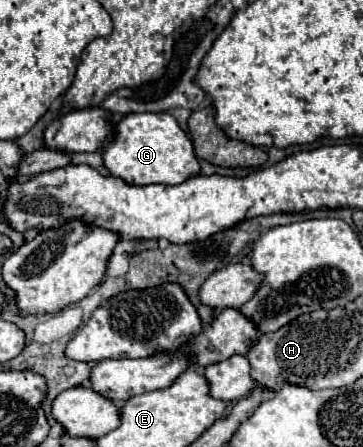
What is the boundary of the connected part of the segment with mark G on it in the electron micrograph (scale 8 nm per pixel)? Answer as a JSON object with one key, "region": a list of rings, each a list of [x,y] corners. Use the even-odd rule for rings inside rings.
{"region":[[[169,112],[127,114],[117,126],[115,136],[103,150],[105,168],[111,176],[119,176],[127,184],[181,184],[201,172],[193,152],[191,138],[181,130]]]}

